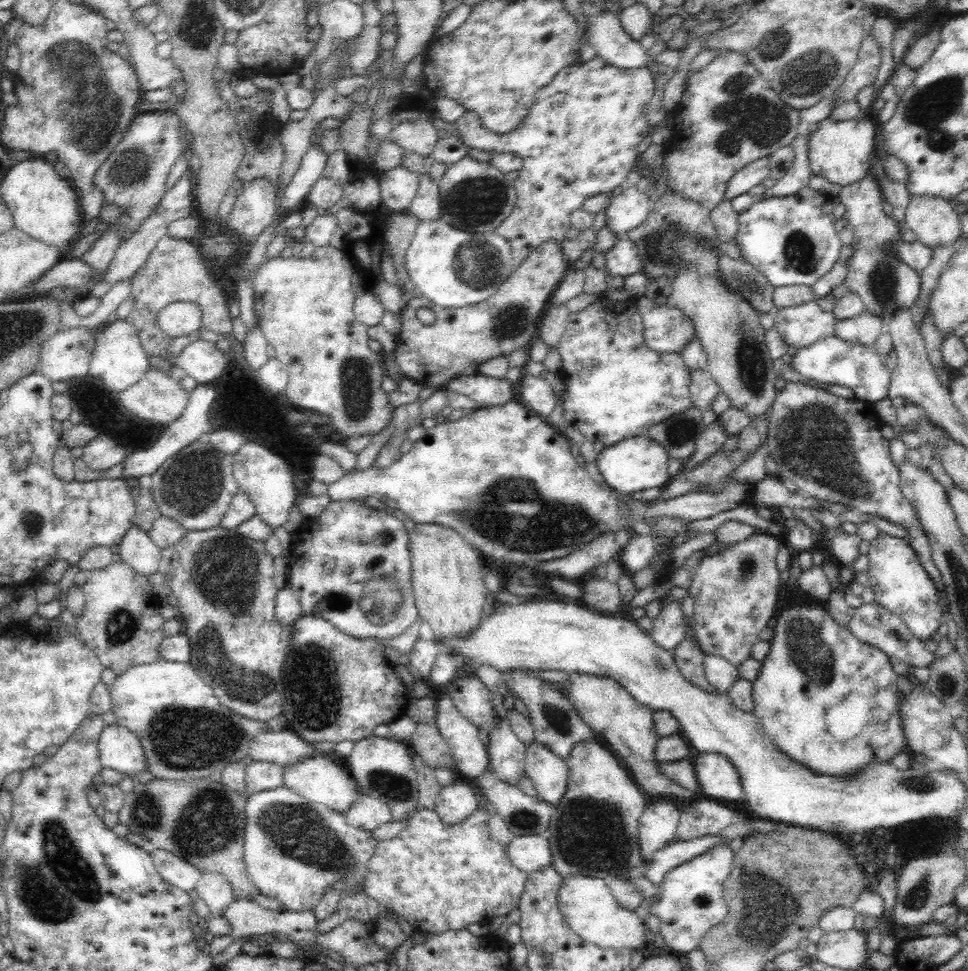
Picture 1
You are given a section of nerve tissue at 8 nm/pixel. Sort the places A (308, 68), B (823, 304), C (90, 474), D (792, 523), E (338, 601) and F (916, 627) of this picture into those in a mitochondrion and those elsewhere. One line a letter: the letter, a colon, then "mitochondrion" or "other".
A: other
B: other
C: other
D: other
E: mitochondrion
F: other

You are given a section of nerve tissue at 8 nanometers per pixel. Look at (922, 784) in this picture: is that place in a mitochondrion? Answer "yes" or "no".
yes

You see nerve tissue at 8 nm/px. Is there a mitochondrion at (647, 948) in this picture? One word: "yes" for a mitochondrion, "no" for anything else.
no

